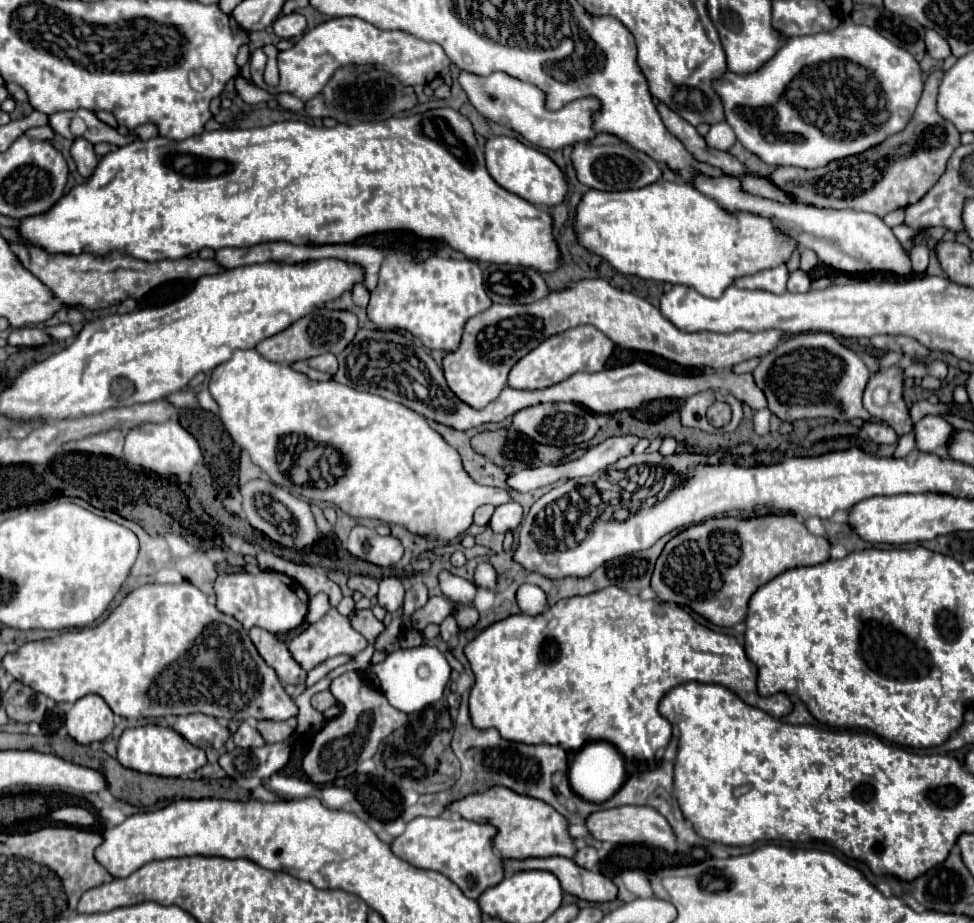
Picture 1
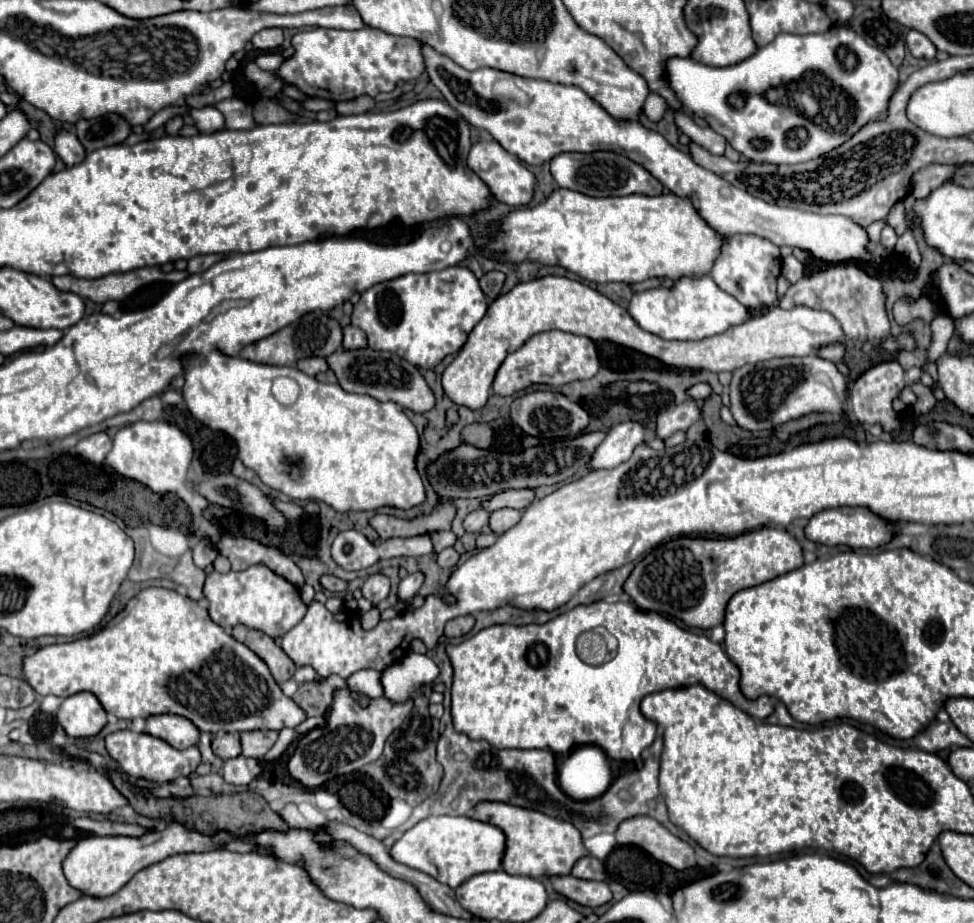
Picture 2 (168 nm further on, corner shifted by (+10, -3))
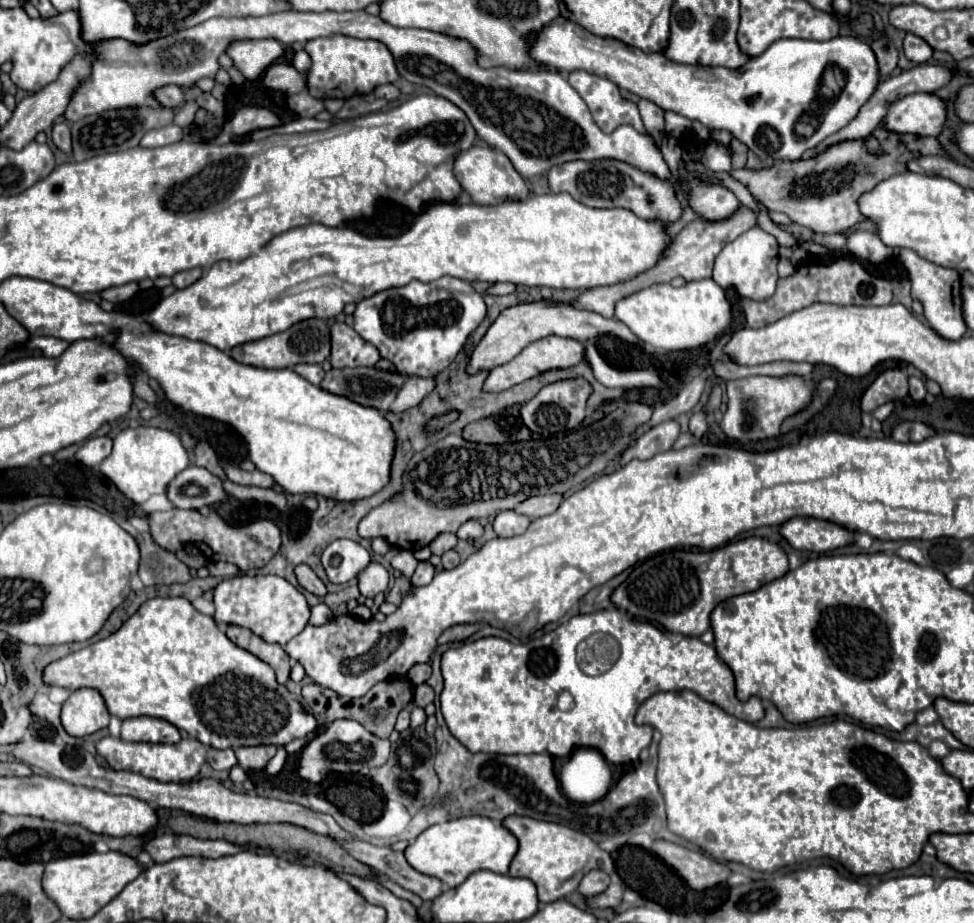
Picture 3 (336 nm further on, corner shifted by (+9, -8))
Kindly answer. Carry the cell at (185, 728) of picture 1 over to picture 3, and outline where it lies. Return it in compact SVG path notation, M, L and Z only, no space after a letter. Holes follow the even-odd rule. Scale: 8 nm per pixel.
M133 717L121 725L123 741L149 741L149 743L177 743L181 739L179 729L163 719Z

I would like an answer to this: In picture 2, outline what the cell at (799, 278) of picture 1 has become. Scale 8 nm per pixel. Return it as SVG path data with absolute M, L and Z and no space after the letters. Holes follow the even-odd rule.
M794 256L784 258L784 262L782 262L782 276L790 284L796 284L802 278L802 272L804 272L804 264L800 260L796 260Z

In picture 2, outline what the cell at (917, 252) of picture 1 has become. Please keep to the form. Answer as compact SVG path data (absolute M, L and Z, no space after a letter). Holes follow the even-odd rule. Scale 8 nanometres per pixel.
M940 164L922 168L922 170L916 172L914 178L912 178L912 184L920 184L912 194L914 194L916 198L926 200L932 190L936 190L940 184L944 184L946 180L950 180L954 168L956 168L956 166L940 166Z

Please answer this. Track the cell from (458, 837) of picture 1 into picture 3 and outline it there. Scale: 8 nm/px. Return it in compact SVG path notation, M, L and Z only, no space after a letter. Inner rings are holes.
M469 815L469 817L459 817L453 821L431 825L405 849L405 859L419 873L437 877L449 887L457 887L471 873L481 869L493 873L507 873L515 853L517 853L517 839L509 829L505 829L501 823L489 817Z

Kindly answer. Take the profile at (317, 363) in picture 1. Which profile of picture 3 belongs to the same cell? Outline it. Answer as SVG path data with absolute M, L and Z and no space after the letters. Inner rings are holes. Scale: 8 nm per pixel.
M303 363L303 365L295 365L293 371L299 373L303 379L307 379L313 385L319 385L321 379L323 379L323 375L325 375L325 371L321 369L321 365L305 365Z

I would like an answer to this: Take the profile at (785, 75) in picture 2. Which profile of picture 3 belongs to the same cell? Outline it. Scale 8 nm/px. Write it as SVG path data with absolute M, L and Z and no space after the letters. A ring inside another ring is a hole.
M557 17L549 25L543 25L539 31L527 35L529 51L527 55L535 59L539 65L557 69L559 73L571 73L575 69L583 69L591 75L603 75L605 79L611 79L615 85L621 89L627 89L643 99L653 101L661 109L675 111L683 117L697 119L709 129L727 129L743 141L757 157L761 159L799 159L807 147L815 147L821 139L827 135L833 135L835 131L843 129L859 111L859 107L871 97L871 91L875 91L879 83L879 73L877 73L877 59L871 51L871 47L861 41L859 37L847 35L847 37L835 37L829 41L805 41L805 39L779 39L775 41L763 55L749 59L745 67L739 71L731 71L725 67L687 67L679 63L671 63L669 59L663 59L659 53L643 53L635 47L625 45L623 41L617 39L603 39L581 25ZM827 67L837 67L843 75L843 89L837 97L833 99L821 99L819 87L823 83L823 73ZM795 125L811 125L813 135L803 137L795 131Z

